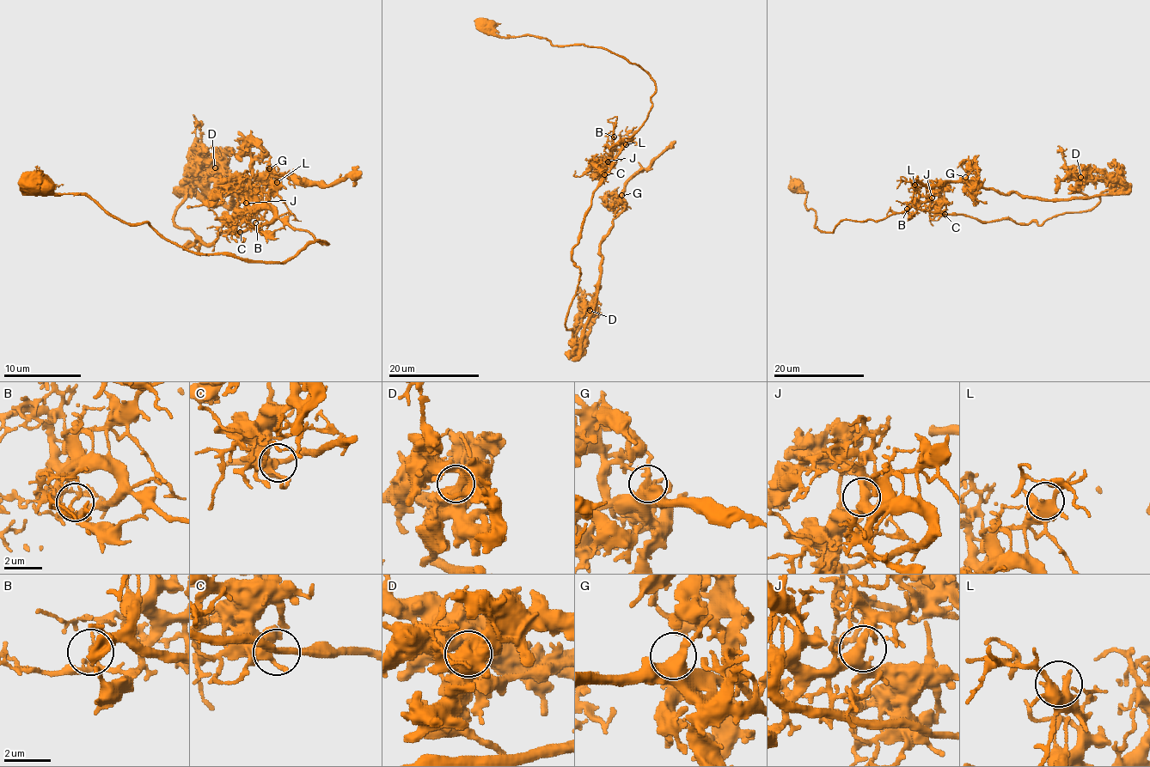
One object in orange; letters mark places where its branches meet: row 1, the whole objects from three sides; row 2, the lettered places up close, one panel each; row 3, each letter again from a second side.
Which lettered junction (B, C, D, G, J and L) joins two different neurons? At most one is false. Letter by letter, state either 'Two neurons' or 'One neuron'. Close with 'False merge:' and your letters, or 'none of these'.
B: One neuron
C: One neuron
D: Two neurons
G: One neuron
J: One neuron
L: One neuron
False merge: D

